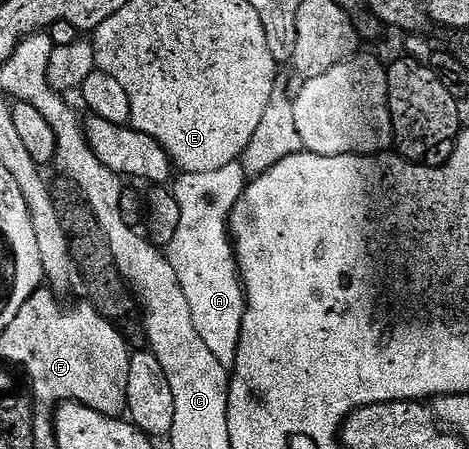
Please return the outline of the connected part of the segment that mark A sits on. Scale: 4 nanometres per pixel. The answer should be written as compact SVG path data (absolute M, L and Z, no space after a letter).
M236 161L224 164L224 168L215 168L213 172L182 172L172 182L174 195L180 204L180 224L176 227L176 236L172 236L170 241L168 257L172 268L176 268L176 280L180 280L180 288L184 288L188 308L192 308L192 320L204 344L208 344L208 352L212 352L216 360L220 360L220 364L227 368L233 367L238 355L242 325L246 316L246 288L242 284L242 274L238 270L238 257L234 254L230 233L230 214L246 191L248 181L248 175L242 165L241 161Z

